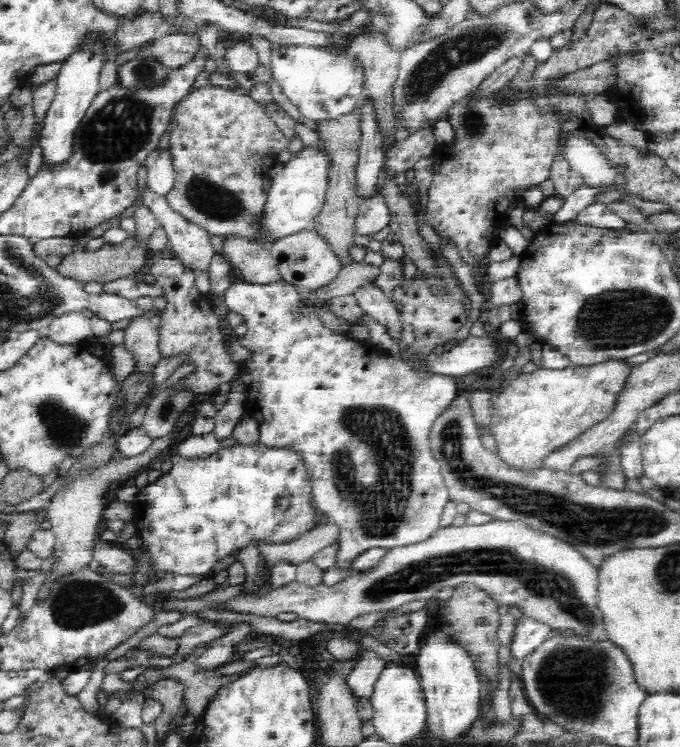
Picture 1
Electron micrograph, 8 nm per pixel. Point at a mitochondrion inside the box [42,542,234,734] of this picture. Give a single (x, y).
(77, 603)

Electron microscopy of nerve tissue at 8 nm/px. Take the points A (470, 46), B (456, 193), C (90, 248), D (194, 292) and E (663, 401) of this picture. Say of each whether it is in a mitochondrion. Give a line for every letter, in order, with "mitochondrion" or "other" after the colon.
A: mitochondrion
B: other
C: other
D: other
E: other

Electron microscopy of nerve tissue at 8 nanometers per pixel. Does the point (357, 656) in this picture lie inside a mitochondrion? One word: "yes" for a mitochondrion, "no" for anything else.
no

